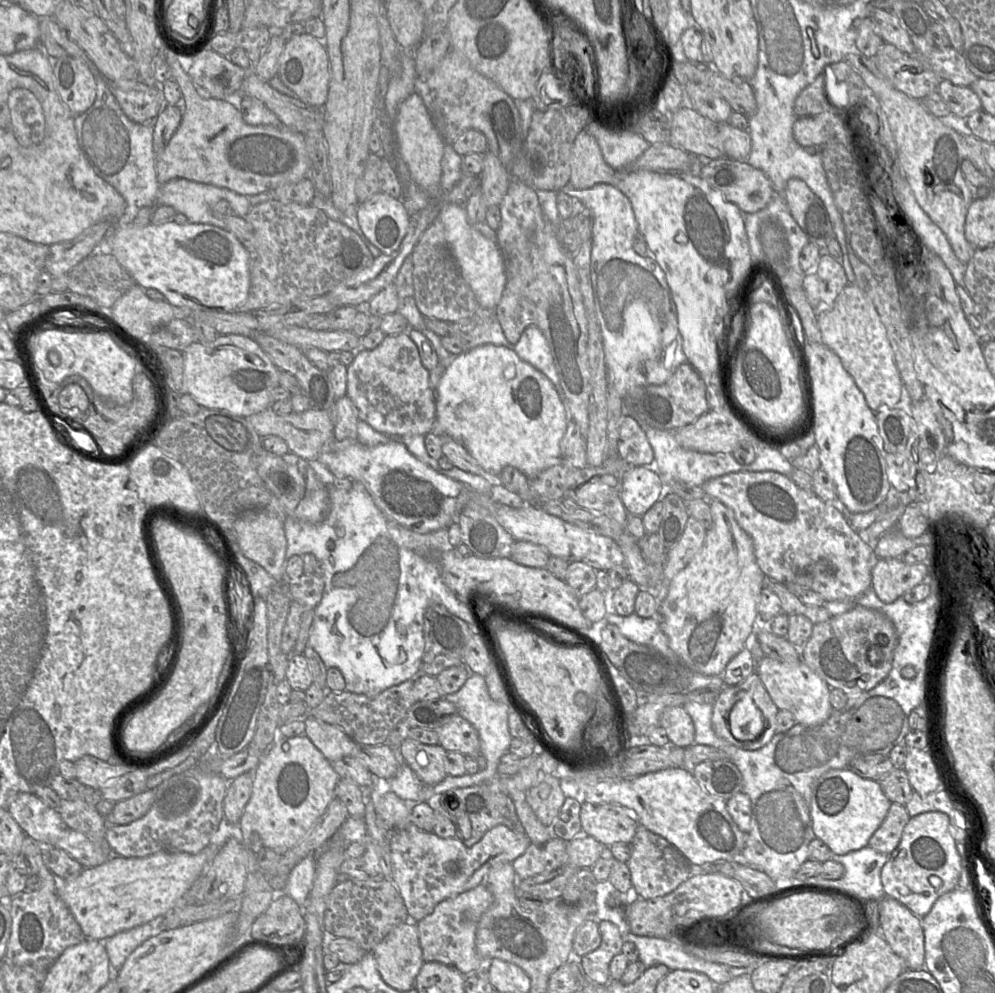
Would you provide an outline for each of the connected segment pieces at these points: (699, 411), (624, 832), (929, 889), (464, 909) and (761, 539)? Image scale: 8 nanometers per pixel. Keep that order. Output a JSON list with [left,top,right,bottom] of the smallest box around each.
[[623,362,709,431],[580,801,638,846],[881,811,961,917],[416,884,493,975],[702,471,880,602]]

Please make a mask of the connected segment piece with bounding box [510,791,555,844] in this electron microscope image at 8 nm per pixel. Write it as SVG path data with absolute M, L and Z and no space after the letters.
M514 791L510 793L517 816L524 827L525 834L532 844L544 844L554 836L552 826L545 826L534 814L526 800L527 791Z

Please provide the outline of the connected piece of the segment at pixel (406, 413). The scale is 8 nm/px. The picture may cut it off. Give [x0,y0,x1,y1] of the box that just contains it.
[347,333,436,435]

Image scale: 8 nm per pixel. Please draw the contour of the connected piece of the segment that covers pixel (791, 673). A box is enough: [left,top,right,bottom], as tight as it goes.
[755,656,834,726]

